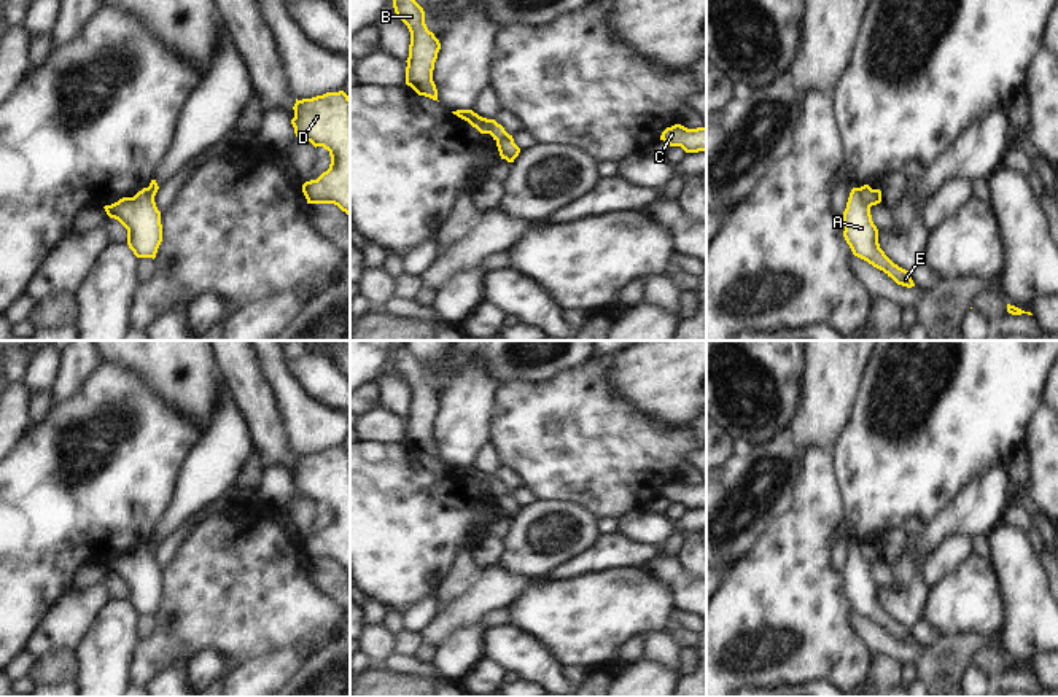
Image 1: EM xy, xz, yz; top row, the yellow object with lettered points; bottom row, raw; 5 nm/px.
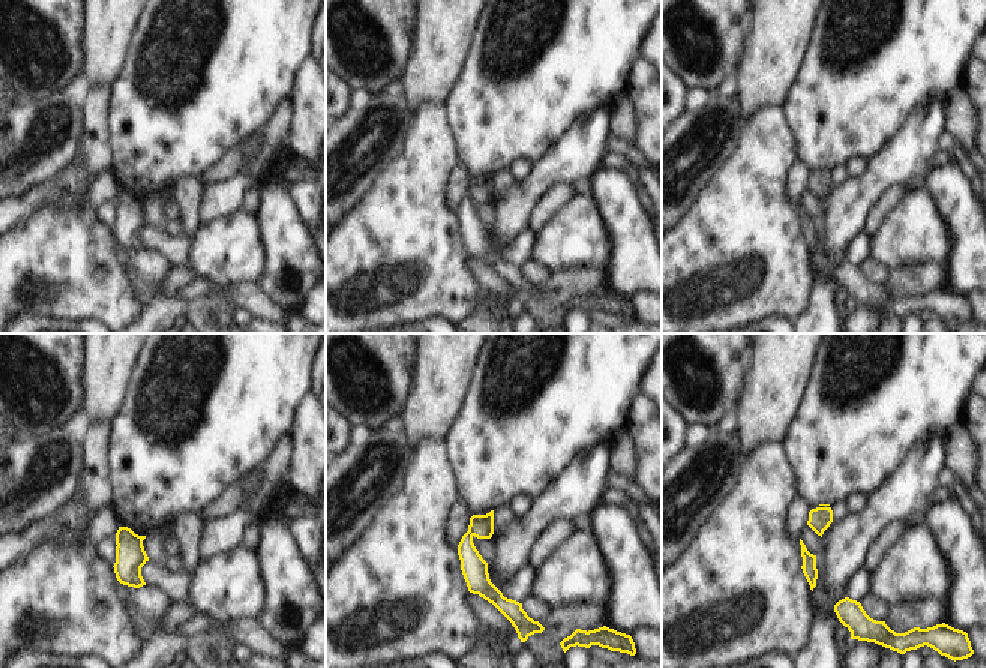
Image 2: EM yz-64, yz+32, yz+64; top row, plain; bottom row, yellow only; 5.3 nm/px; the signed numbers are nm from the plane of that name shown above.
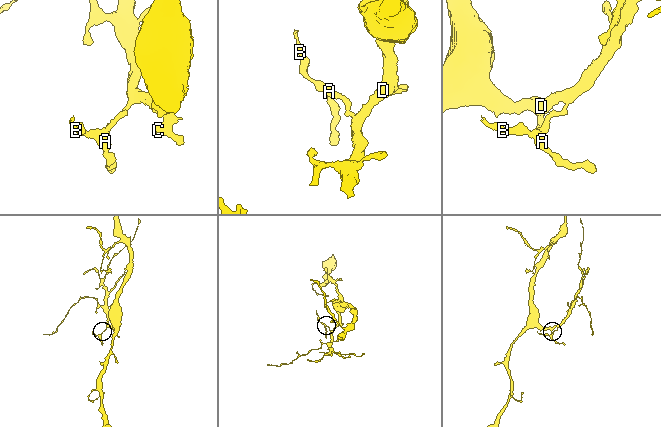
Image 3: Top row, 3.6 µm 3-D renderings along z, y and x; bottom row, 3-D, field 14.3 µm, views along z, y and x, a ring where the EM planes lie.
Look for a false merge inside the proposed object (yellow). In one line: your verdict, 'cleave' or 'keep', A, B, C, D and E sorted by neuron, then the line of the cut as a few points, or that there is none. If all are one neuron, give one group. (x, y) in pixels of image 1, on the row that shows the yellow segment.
cleave | A B E / C D | yz (858, 188), (869, 207)

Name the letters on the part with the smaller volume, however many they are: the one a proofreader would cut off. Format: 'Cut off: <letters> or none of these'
Cut off: A, B, E

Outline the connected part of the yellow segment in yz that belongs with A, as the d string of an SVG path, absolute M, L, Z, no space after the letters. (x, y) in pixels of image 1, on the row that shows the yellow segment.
M853 188L843 212L843 237L854 256L883 271L897 285L915 286L910 271L894 264L878 243L878 229L872 221L870 207L862 201L859 188Z

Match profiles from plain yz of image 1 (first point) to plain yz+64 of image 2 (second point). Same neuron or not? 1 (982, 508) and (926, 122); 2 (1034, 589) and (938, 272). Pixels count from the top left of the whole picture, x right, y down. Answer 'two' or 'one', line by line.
1: one
2: two

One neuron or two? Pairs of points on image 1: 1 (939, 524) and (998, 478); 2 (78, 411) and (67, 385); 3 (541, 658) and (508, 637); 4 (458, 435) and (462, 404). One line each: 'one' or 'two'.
1: one
2: two
3: one
4: one

